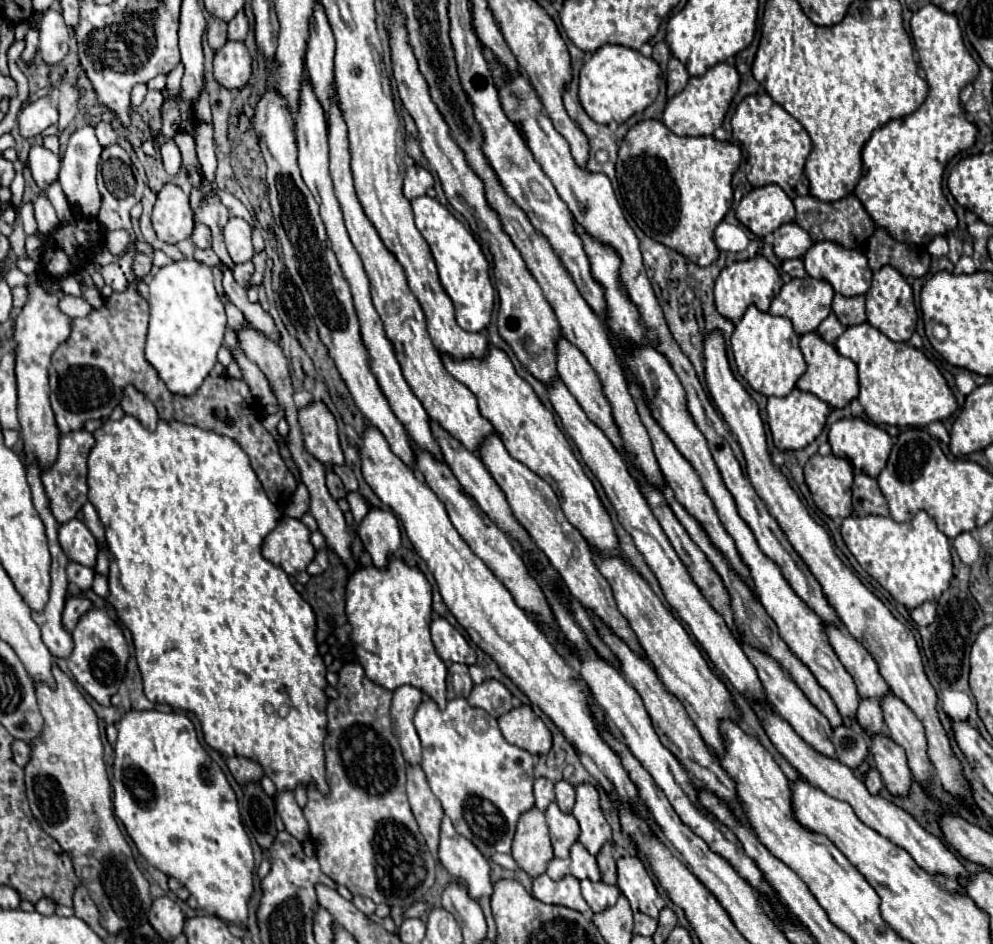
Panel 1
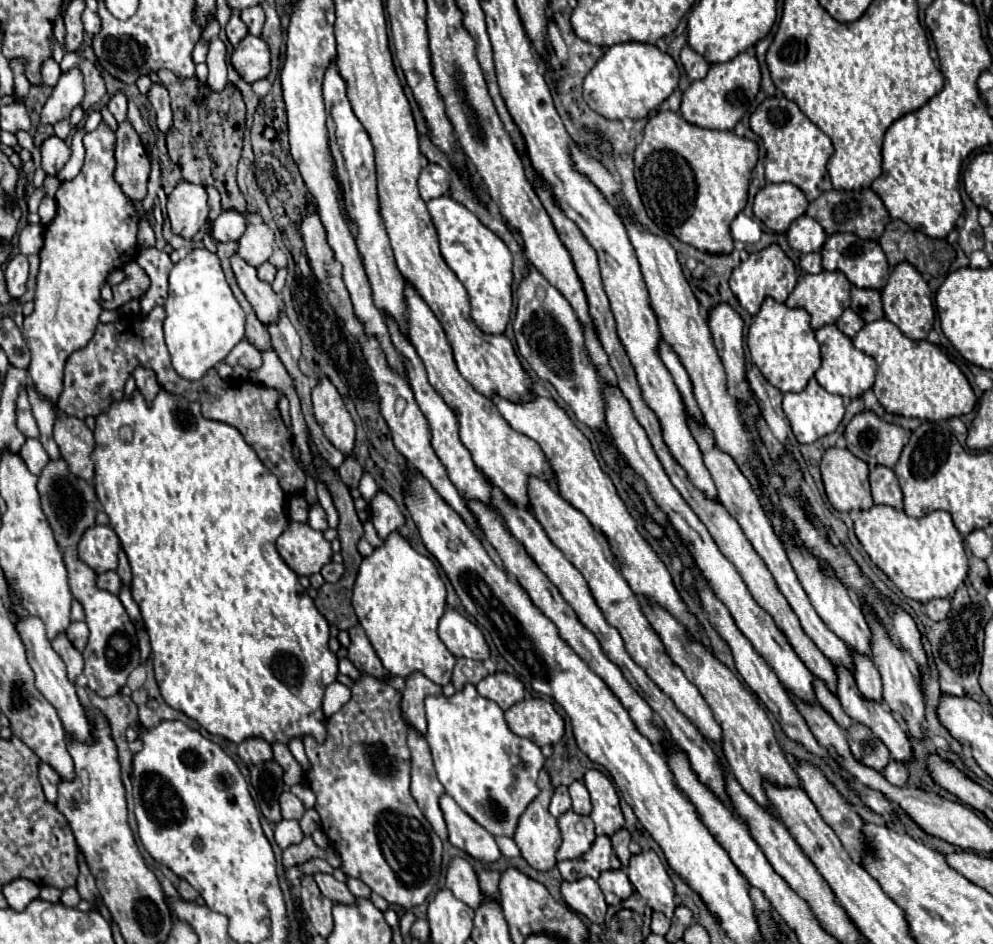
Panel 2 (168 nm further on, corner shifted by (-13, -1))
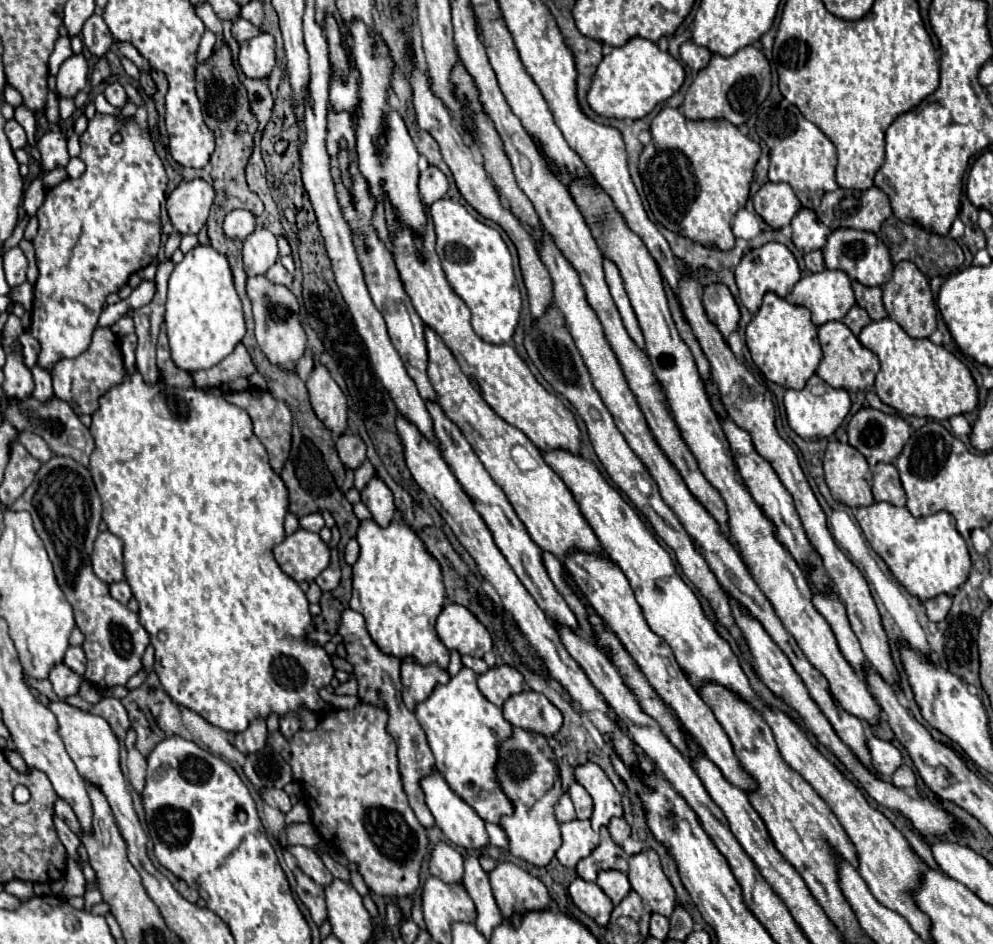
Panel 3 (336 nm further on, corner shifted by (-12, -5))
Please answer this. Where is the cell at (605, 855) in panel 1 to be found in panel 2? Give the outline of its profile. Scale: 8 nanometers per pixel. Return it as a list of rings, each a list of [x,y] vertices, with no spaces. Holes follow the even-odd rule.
[[[620,828],[620,830],[616,830],[610,838],[612,838],[614,852],[616,852],[616,856],[620,858],[622,866],[628,866],[628,858],[630,858],[630,850],[628,850],[628,844],[630,844],[630,832],[628,832],[626,828]]]

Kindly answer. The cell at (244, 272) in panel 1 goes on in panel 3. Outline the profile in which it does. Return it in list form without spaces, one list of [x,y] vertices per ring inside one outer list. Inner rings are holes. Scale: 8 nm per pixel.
[[[275,262],[275,264],[267,270],[265,278],[267,278],[269,282],[273,282],[273,284],[285,284],[285,286],[289,286],[291,280],[293,280],[293,276],[283,268],[281,262]]]

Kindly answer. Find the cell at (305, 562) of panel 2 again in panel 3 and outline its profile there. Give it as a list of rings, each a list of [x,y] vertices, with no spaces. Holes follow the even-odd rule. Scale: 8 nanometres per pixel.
[[[299,528],[273,548],[275,560],[297,582],[315,580],[329,566],[329,546],[319,534]]]

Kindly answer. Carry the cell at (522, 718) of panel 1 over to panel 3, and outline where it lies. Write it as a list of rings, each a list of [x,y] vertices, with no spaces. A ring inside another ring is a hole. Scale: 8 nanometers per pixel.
[[[523,690],[503,704],[503,716],[511,726],[551,738],[563,724],[561,712],[539,692]]]

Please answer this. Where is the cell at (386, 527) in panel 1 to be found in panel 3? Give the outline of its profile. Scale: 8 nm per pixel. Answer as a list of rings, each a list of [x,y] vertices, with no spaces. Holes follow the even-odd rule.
[[[377,476],[367,484],[367,488],[361,492],[361,502],[369,508],[369,512],[373,514],[373,520],[381,526],[387,528],[397,512],[395,502],[393,502],[393,494],[391,490],[385,486],[383,480],[379,480]]]

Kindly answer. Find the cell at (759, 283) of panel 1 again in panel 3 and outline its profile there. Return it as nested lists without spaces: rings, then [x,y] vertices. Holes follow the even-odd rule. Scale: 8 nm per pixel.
[[[769,242],[761,248],[749,250],[735,268],[735,282],[739,288],[739,298],[751,314],[755,314],[759,310],[761,300],[767,292],[775,292],[779,298],[787,298],[791,294],[793,286],[799,282],[799,278],[801,278],[801,272],[799,272],[795,256],[791,254],[791,250],[787,246],[783,246],[779,242]]]

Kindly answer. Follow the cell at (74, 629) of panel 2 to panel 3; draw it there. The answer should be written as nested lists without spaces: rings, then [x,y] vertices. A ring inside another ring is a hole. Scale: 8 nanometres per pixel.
[[[69,646],[69,648],[67,648],[67,652],[65,652],[63,662],[65,662],[71,670],[75,670],[77,674],[81,674],[81,676],[83,676],[87,658],[85,658],[85,652],[83,652],[83,648],[81,648],[81,646]]]

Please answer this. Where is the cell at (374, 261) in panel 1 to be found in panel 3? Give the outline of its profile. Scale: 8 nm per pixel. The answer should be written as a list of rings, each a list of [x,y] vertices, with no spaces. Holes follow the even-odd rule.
[[[429,326],[425,328],[425,342],[427,342],[427,352],[429,352],[427,374],[429,374],[429,380],[431,380],[433,390],[437,394],[439,406],[443,408],[447,418],[451,418],[463,430],[467,442],[473,446],[475,454],[479,456],[481,464],[485,466],[489,476],[495,480],[495,484],[499,484],[499,488],[503,488],[507,500],[515,508],[519,520],[525,524],[525,528],[527,528],[529,536],[535,540],[535,544],[553,552],[559,560],[563,560],[563,556],[569,550],[601,552],[599,540],[593,534],[587,520],[583,518],[583,514],[579,512],[579,506],[573,500],[571,490],[545,464],[545,460],[539,454],[539,450],[535,448],[535,444],[519,428],[507,424],[503,418],[499,418],[489,408],[489,404],[481,398],[481,394],[471,386],[469,378],[461,372],[451,350],[443,344],[439,334],[435,330],[431,330]],[[465,424],[471,426],[469,432],[465,430]],[[517,444],[523,446],[533,456],[533,460],[537,462],[535,468],[521,470],[517,466],[517,462],[513,460],[513,448]]]

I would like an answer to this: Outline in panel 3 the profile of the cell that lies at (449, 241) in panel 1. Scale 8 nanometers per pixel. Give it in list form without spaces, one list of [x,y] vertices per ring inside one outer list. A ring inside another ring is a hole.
[[[449,198],[431,204],[431,218],[437,232],[437,256],[451,288],[471,310],[473,330],[489,344],[509,344],[521,312],[521,294],[515,286],[513,260],[501,234]]]

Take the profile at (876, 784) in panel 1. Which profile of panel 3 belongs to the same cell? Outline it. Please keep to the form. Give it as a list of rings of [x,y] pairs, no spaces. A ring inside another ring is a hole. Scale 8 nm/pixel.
[[[899,766],[897,772],[891,776],[891,782],[897,786],[897,788],[903,788],[903,790],[909,790],[909,788],[915,788],[915,774],[909,766]]]

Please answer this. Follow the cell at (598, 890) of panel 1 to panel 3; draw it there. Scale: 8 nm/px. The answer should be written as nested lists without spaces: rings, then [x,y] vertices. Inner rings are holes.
[[[617,870],[599,872],[597,884],[599,884],[599,888],[611,898],[611,902],[613,902],[615,906],[631,892],[631,884],[629,884],[627,876],[625,876],[623,872],[617,872]]]

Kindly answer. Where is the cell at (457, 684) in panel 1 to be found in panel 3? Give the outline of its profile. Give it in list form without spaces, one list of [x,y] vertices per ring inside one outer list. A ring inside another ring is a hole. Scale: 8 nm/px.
[[[463,656],[463,666],[471,668],[475,674],[485,674],[489,670],[489,666],[481,660],[481,658],[471,658],[471,656]]]

